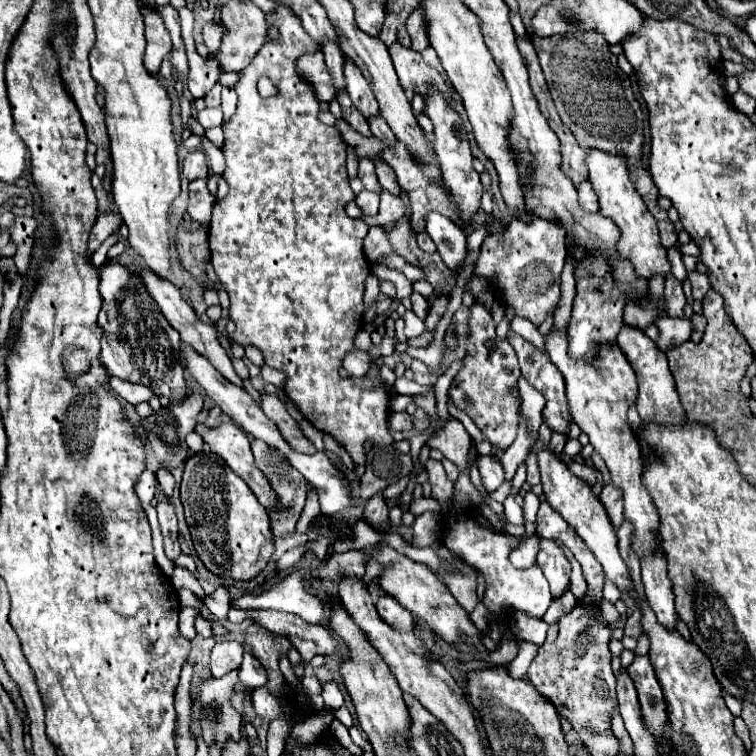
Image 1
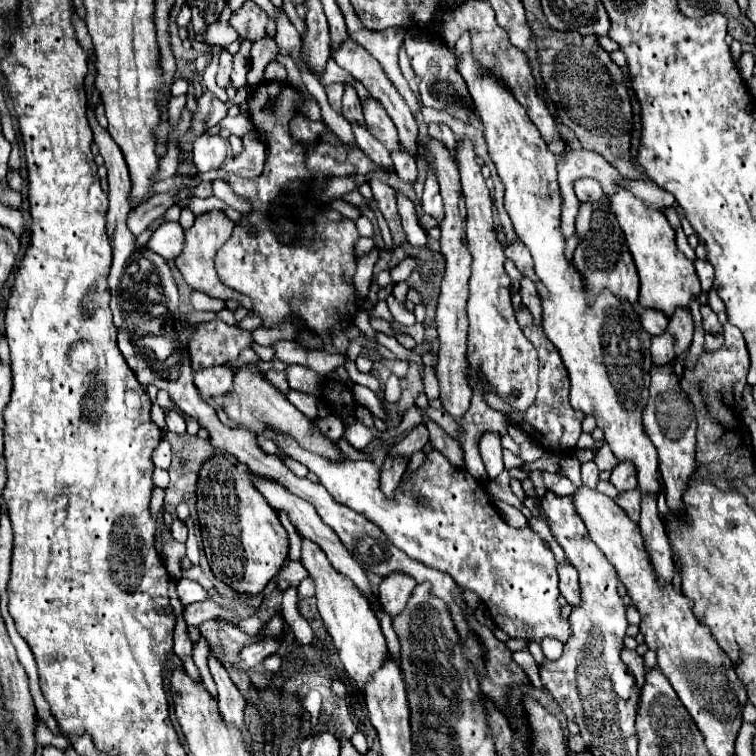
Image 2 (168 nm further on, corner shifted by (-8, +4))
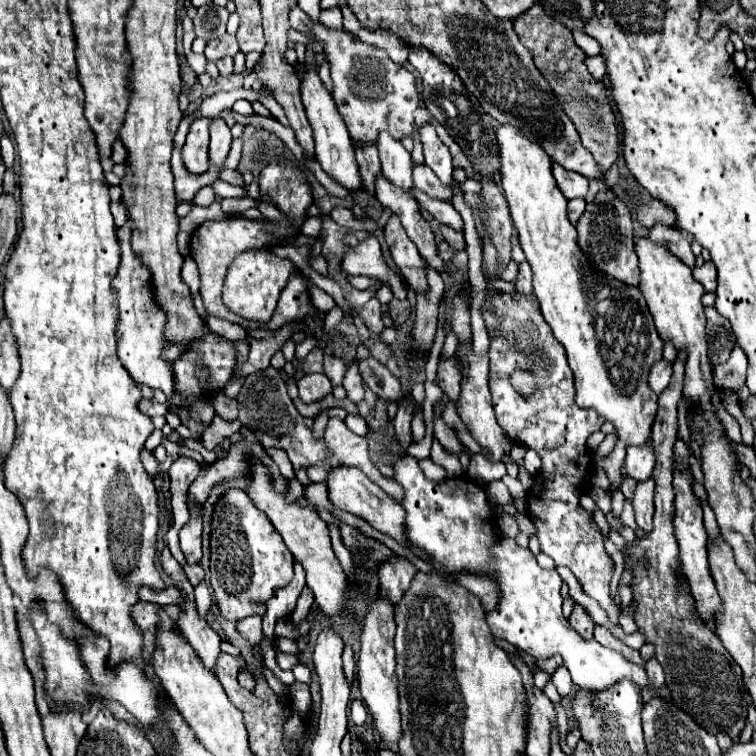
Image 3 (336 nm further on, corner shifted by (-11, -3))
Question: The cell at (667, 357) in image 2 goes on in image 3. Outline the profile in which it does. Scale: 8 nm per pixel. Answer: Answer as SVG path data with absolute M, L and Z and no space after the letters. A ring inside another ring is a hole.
M660 360L660 362L656 362L656 364L652 366L648 384L652 386L652 390L654 390L656 394L660 394L660 392L668 386L670 378L672 378L672 362L668 362L668 360Z

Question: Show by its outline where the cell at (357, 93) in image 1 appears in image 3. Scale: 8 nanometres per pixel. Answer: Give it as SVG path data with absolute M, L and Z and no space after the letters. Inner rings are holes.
M380 132L376 140L380 162L382 162L382 174L402 190L410 190L412 186L412 160L410 152L388 132Z

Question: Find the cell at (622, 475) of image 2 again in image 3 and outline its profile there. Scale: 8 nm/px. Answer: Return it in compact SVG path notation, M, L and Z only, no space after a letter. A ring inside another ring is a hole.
M628 446L628 454L624 460L626 476L634 478L636 482L646 482L652 474L654 468L654 458L652 458L652 446Z

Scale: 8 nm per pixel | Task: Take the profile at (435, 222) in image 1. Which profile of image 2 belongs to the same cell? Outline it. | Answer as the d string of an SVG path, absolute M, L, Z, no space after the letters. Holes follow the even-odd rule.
M427 171L427 181L425 181L421 205L427 215L433 215L437 221L443 221L443 201L437 191L437 177L433 175L433 171Z

